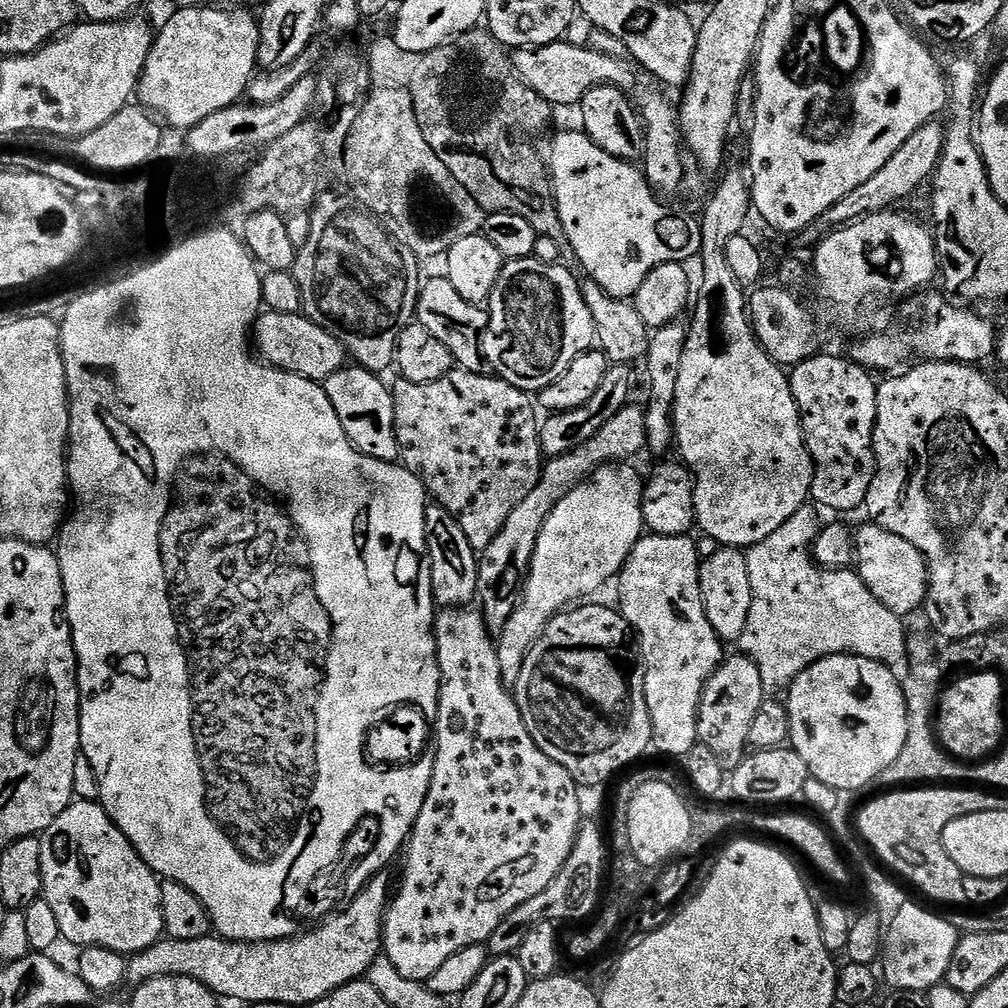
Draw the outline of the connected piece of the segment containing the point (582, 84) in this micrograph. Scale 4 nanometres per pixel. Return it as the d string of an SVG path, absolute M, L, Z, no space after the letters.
M557 42L541 48L518 48L511 53L512 69L546 102L557 109L579 105L581 98L596 84L612 84L616 88L631 89L636 76L627 59L598 52L591 46Z

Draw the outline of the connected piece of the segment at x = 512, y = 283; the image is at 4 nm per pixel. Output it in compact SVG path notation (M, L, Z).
M535 258L527 260L510 260L505 263L504 268L498 274L498 282L494 286L494 290L490 294L490 298L486 302L486 311L488 314L488 324L484 327L484 335L480 338L480 346L484 354L485 361L490 365L491 371L500 379L510 382L510 386L518 386L522 391L529 394L539 394L543 388L550 386L550 382L554 382L565 370L570 366L570 362L574 362L574 358L578 358L581 352L589 351L597 343L596 327L594 326L594 318L590 314L590 310L584 301L584 295L580 289L581 281L572 277L570 267L563 263L547 264L538 261Z

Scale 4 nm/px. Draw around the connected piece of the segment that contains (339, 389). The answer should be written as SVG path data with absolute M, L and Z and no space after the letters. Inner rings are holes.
M345 366L326 378L322 387L326 398L330 398L330 406L334 406L334 414L338 414L338 422L342 422L342 430L346 430L348 441L363 456L395 464L400 458L400 447L394 430L394 398L391 387L380 380L383 379L375 372L367 372L359 366Z

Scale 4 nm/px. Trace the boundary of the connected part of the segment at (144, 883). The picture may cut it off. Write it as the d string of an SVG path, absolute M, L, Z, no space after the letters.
M73 799L68 808L62 810L62 814L58 814L58 818L54 818L54 822L50 822L50 826L39 837L39 841L42 850L42 882L44 883L42 899L50 902L50 907L58 917L58 930L65 941L69 940L72 944L80 944L79 946L84 948L105 948L115 952L135 954L154 946L165 935L164 919L162 918L162 890L160 889L161 877L152 872L150 866L146 866L146 862L138 854L138 850L134 850L134 846L128 841L126 834L122 834L122 830L118 830L118 826L114 826L114 822L108 817L106 810L99 802Z

